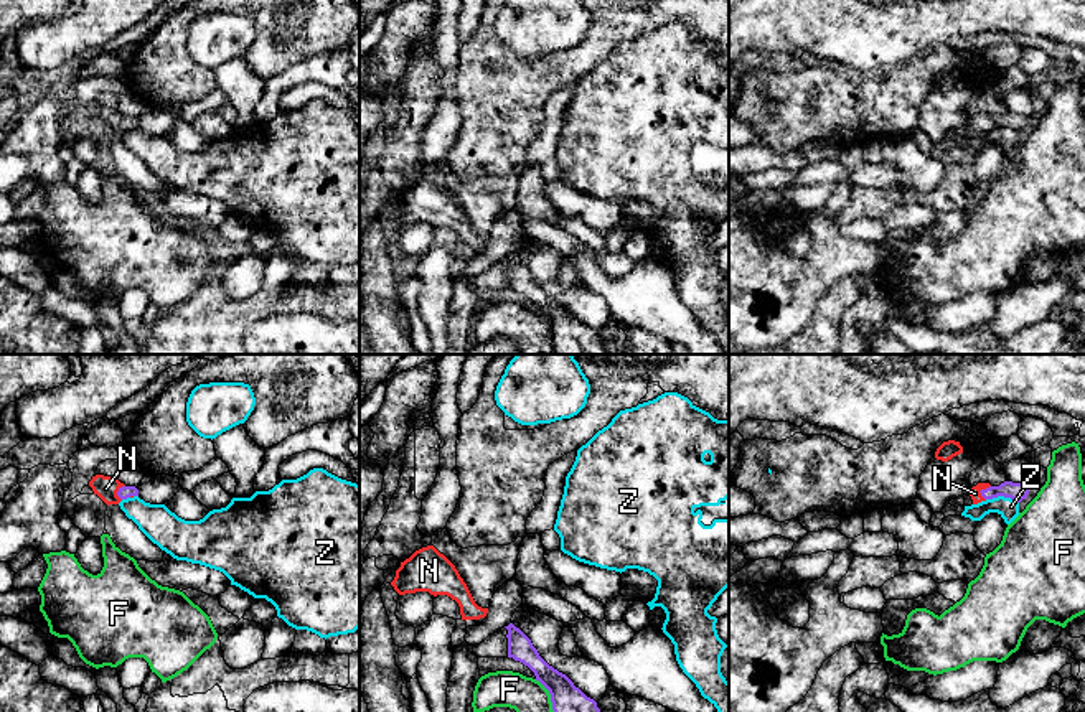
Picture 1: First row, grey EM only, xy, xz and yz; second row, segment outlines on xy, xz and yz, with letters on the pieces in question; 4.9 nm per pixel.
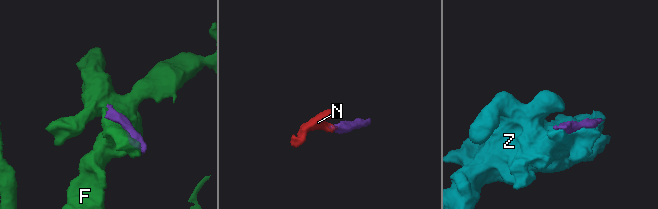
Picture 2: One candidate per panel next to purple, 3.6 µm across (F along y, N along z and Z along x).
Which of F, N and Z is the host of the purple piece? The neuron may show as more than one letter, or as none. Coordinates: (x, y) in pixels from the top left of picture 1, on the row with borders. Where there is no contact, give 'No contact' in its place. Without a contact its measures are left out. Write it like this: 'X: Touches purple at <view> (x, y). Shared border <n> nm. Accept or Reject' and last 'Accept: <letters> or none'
F: Touches purple at xz (549, 693). Shared border 190 nm. Reject
N: Touches purple at yz (980, 491). Shared border 80 nm. Accept
Z: Touches purple at yz (1003, 495). Shared border 160 nm. Reject
Accept: N

